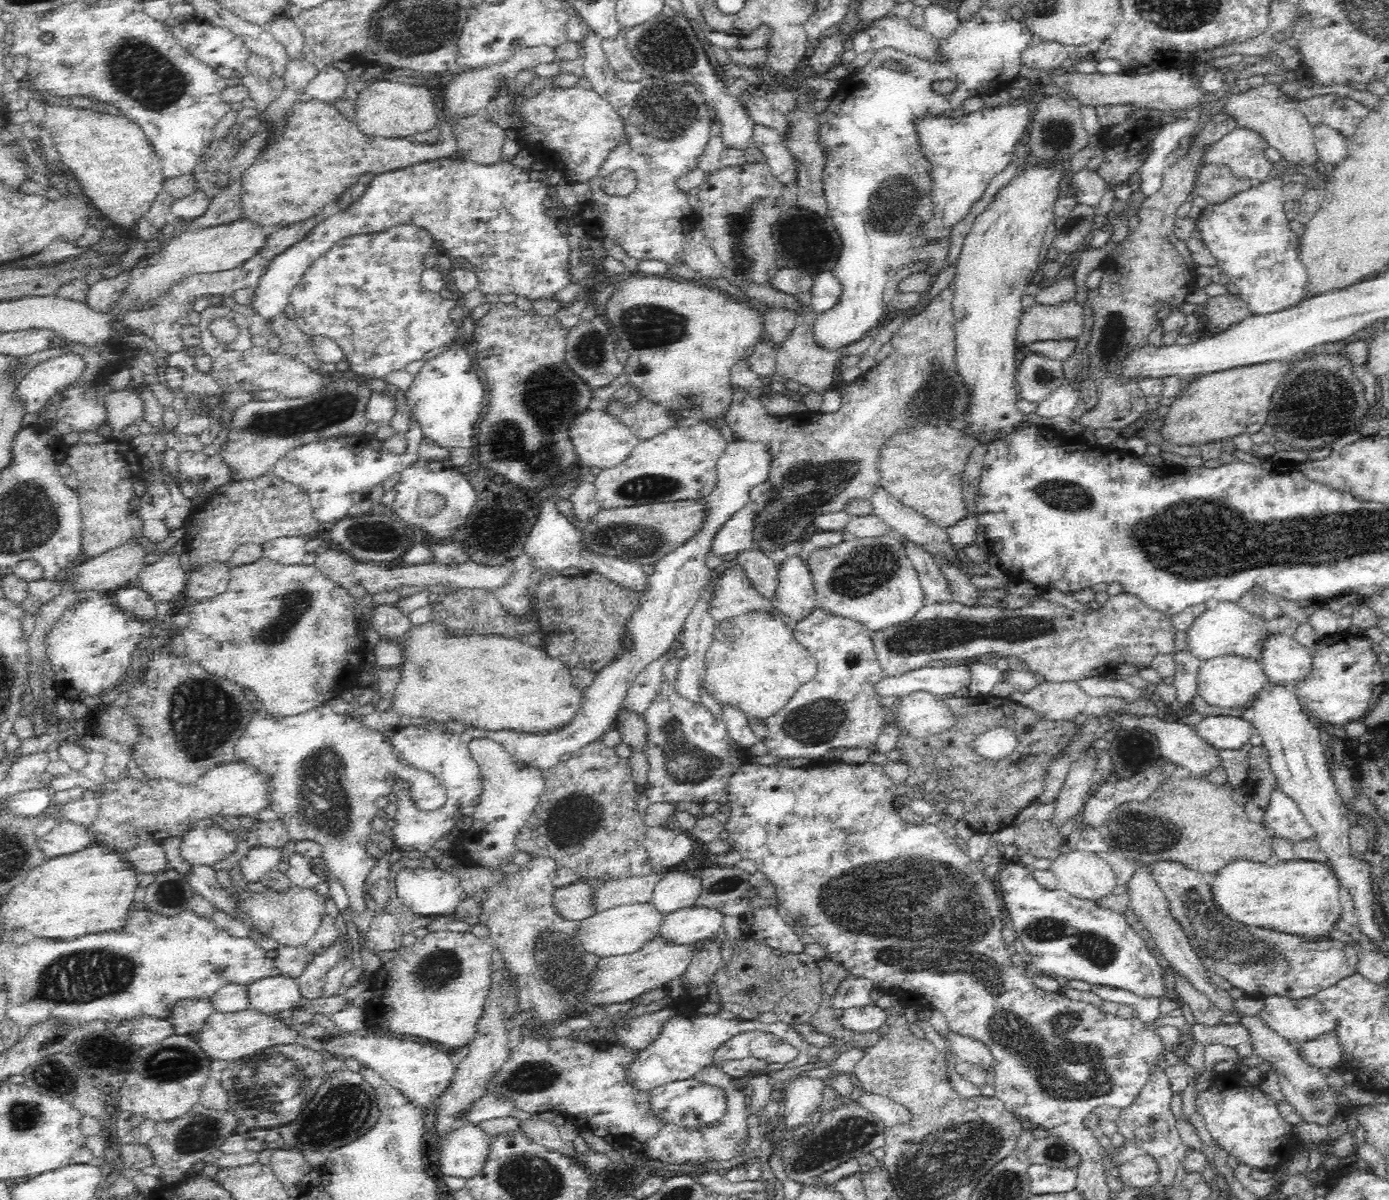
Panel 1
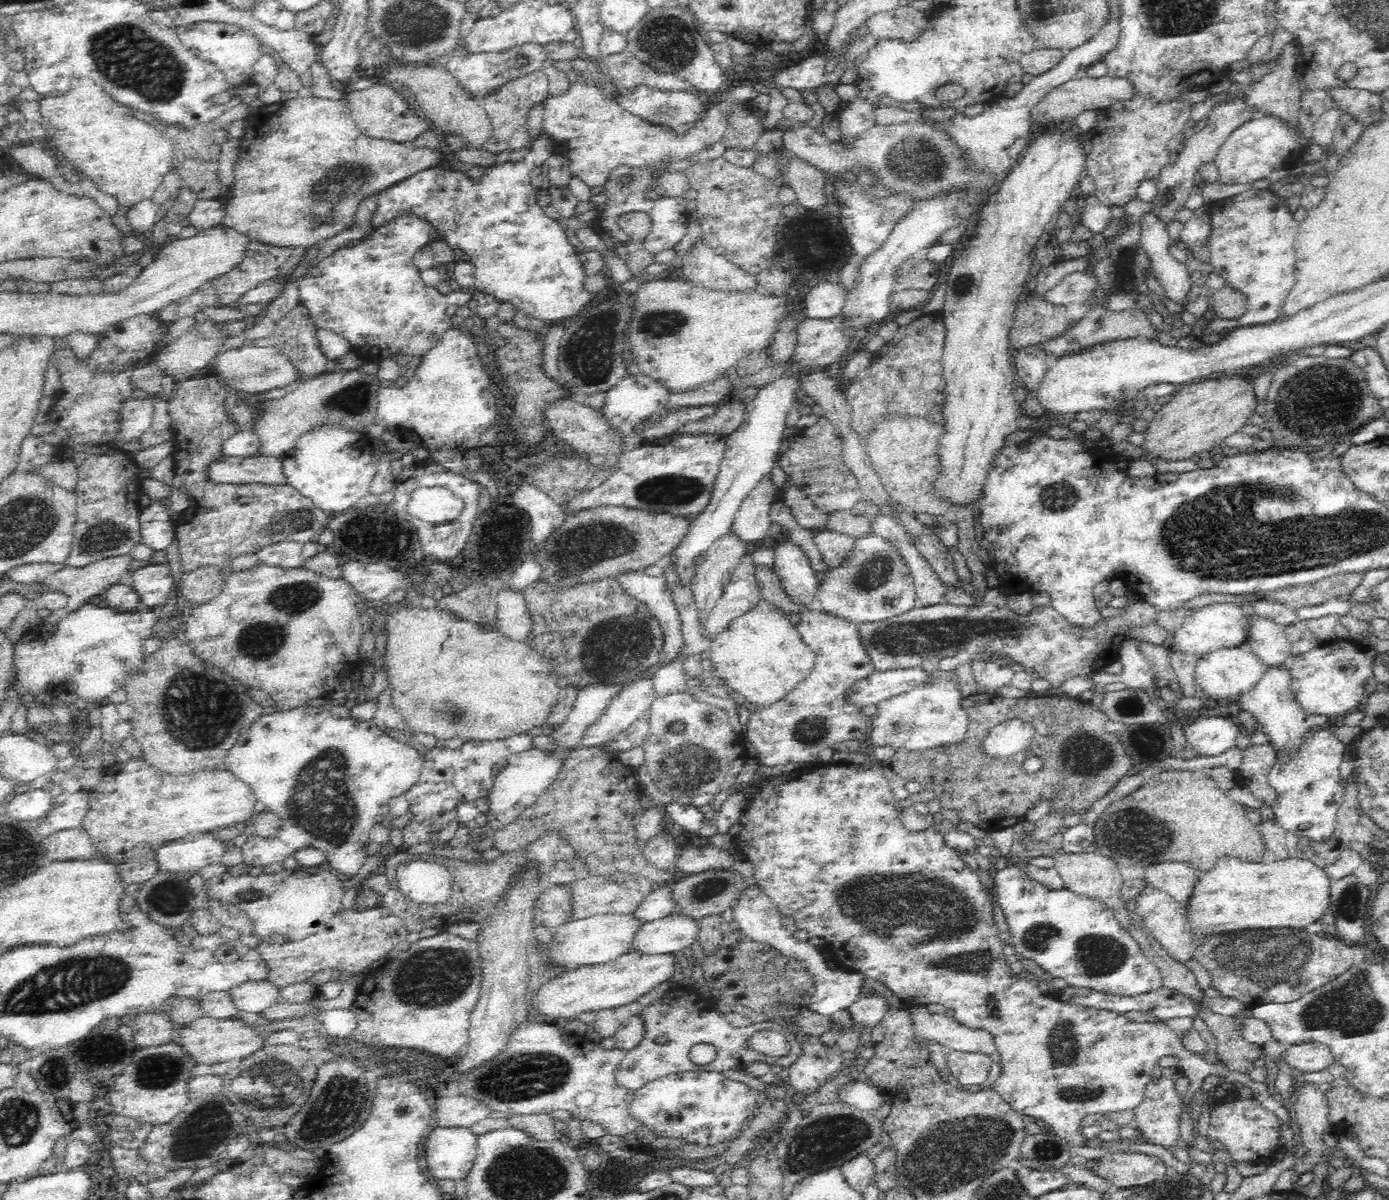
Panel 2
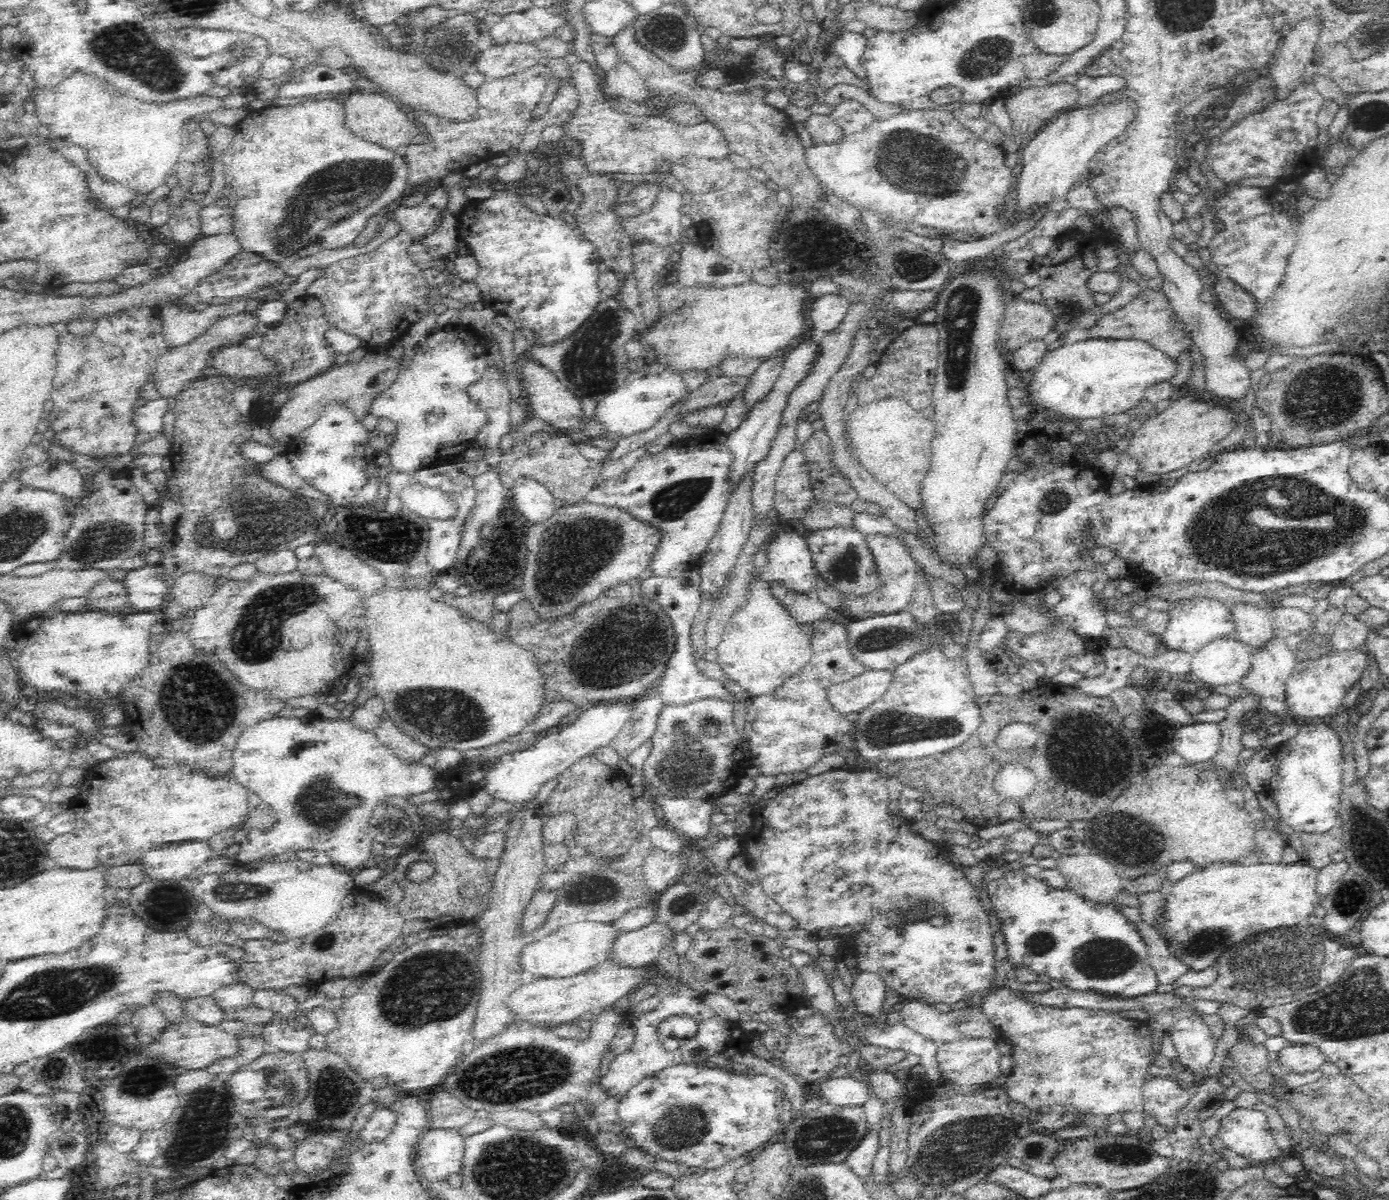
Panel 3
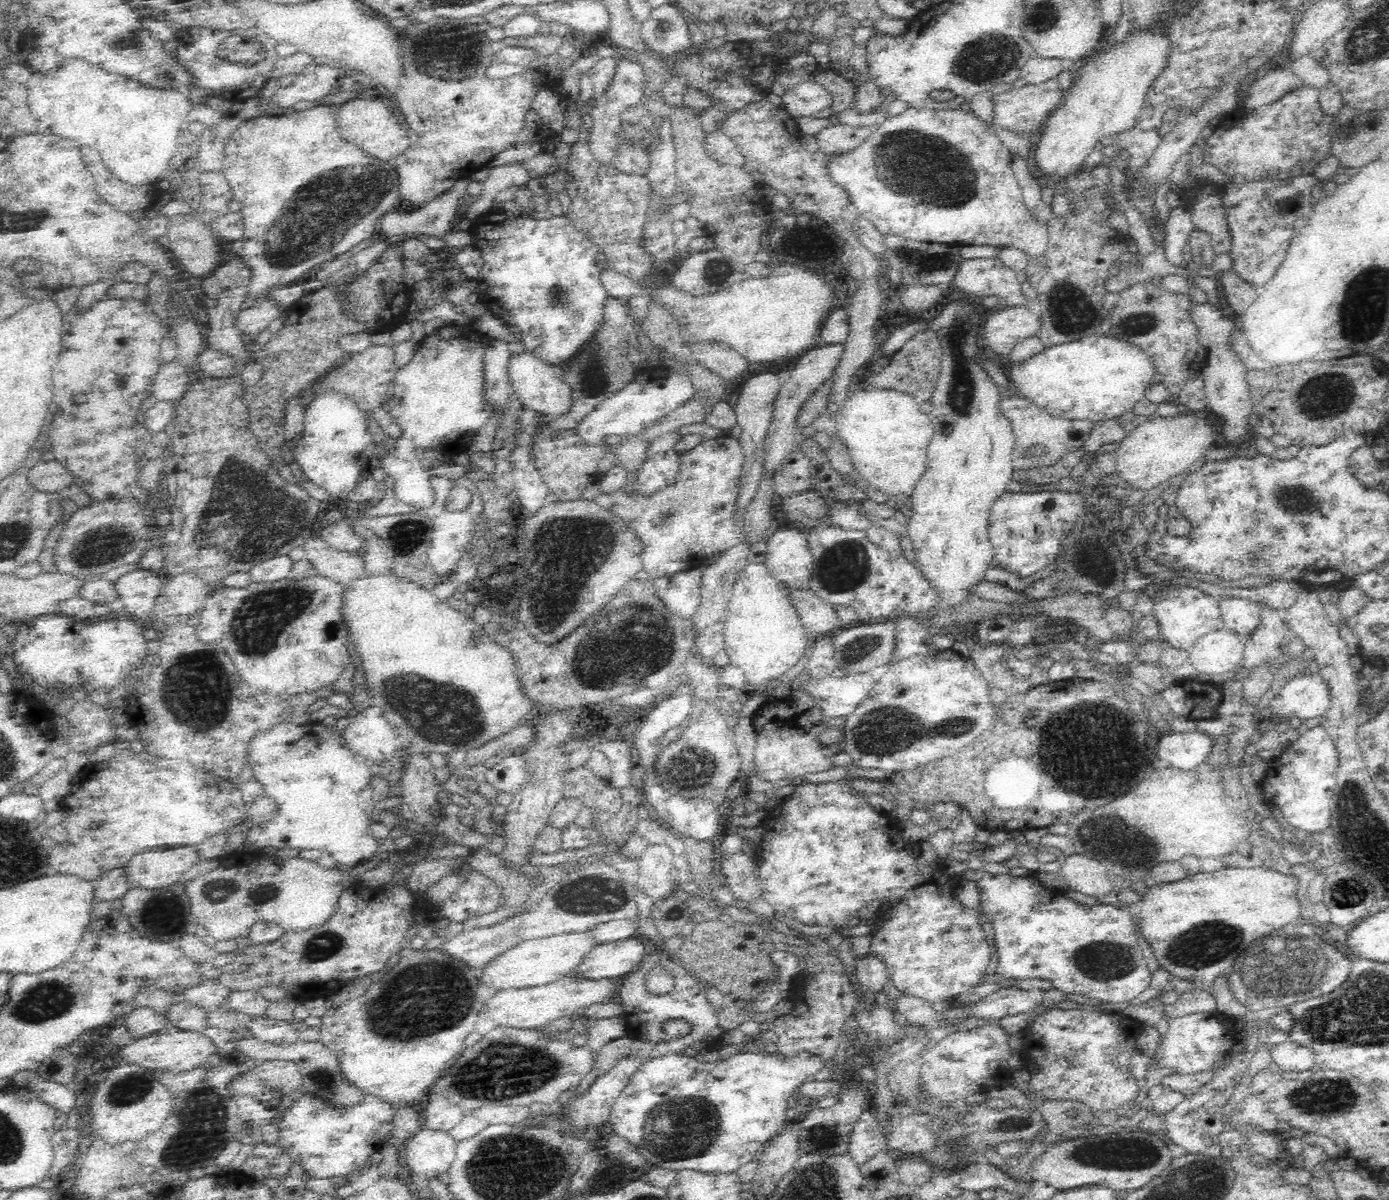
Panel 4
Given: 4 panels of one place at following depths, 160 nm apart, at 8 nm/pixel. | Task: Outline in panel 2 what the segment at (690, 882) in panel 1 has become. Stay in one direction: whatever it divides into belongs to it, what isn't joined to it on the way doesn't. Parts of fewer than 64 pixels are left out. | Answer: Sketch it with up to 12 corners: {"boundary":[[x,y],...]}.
{"boundary":[[671,884],[648,894],[631,913],[642,925],[669,916]]}

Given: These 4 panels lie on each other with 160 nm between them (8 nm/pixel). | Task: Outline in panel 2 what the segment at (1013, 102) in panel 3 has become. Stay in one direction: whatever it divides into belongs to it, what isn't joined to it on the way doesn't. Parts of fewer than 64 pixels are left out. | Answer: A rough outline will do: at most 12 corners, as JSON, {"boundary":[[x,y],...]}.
{"boundary":[[1082,77],[1050,90],[1031,124],[1074,122],[1079,112],[1128,100],[1125,78]]}

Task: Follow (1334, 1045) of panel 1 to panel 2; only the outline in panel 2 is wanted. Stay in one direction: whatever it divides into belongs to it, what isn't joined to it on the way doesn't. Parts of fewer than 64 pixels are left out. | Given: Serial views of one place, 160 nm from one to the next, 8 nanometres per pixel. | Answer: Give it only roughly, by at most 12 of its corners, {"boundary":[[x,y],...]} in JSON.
{"boundary":[[1325,1045],[1287,1046],[1281,1060],[1293,1071],[1321,1072],[1333,1064]]}

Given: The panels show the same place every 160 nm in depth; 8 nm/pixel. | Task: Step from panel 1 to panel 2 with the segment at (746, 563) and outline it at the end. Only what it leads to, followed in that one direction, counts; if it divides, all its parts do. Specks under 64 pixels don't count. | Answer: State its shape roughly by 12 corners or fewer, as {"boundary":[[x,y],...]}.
{"boundary":[[757,566],[761,598],[787,615],[799,614],[806,606],[784,591],[771,568]]}

